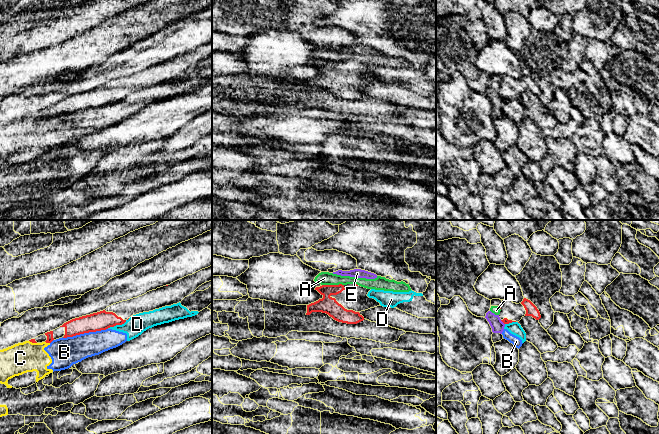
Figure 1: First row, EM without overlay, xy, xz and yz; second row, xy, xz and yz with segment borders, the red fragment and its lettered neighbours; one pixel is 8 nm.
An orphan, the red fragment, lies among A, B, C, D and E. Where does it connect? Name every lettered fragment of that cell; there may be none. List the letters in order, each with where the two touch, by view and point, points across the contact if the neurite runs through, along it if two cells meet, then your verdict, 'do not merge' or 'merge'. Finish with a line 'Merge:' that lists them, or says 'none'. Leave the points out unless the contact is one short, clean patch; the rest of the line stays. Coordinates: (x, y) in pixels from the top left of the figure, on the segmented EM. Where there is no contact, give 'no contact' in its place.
A: meets red in xz at (332, 285); border along xz (343, 284), (322, 285); do not merge
B: meets red in xy at (84, 332); do not merge
C: meets red in xy at (47, 342); border along xy (45, 341), (49, 343); do not merge
D: meets red in xy at (118, 324); border along xy (129, 318), (121, 324), (107, 328); do not merge
E: meets red in yz at (502, 321); border along yz (500, 320), (504, 324); do not merge
Merge: none

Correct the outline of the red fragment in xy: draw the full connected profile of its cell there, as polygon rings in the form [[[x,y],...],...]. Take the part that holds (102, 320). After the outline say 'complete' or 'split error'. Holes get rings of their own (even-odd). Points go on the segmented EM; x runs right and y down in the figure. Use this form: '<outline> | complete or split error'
[[[212,266],[179,279],[170,285],[149,291],[137,298],[113,304],[103,311],[72,319],[59,328],[29,341],[32,343],[51,343],[62,337],[73,337],[122,325],[133,315],[181,302],[199,286],[211,280]]] | split error

